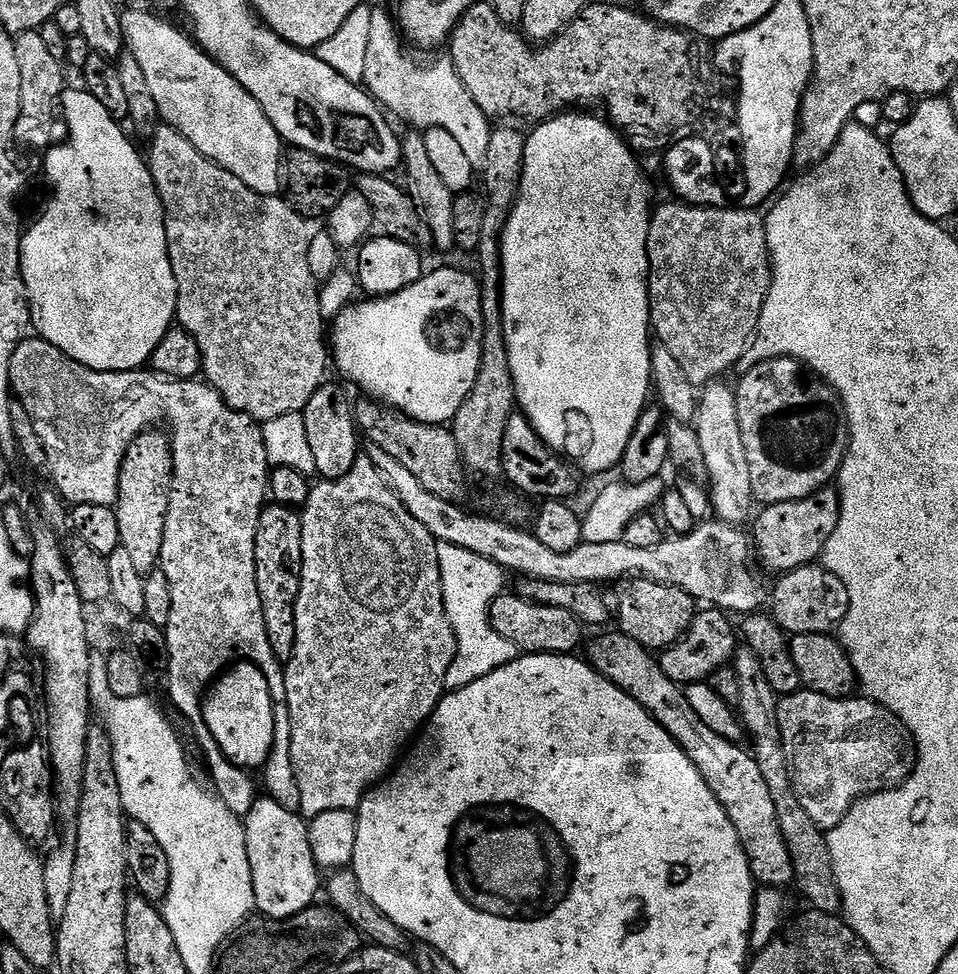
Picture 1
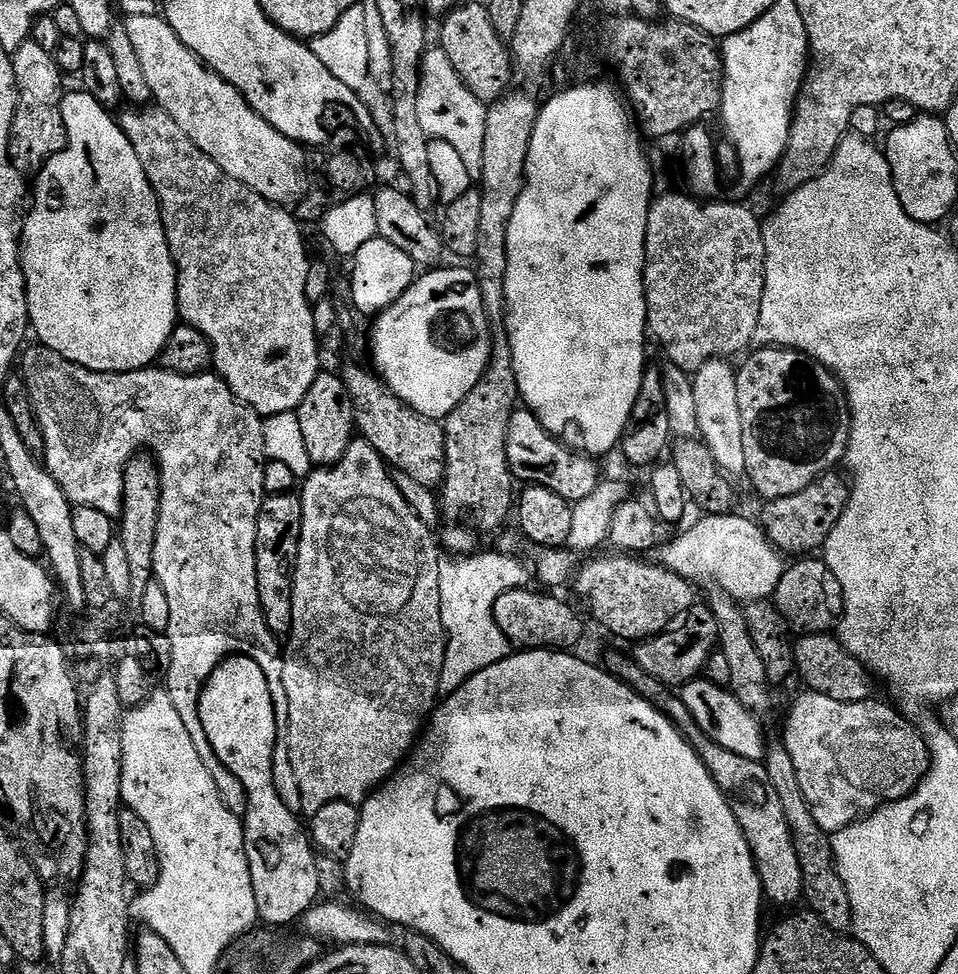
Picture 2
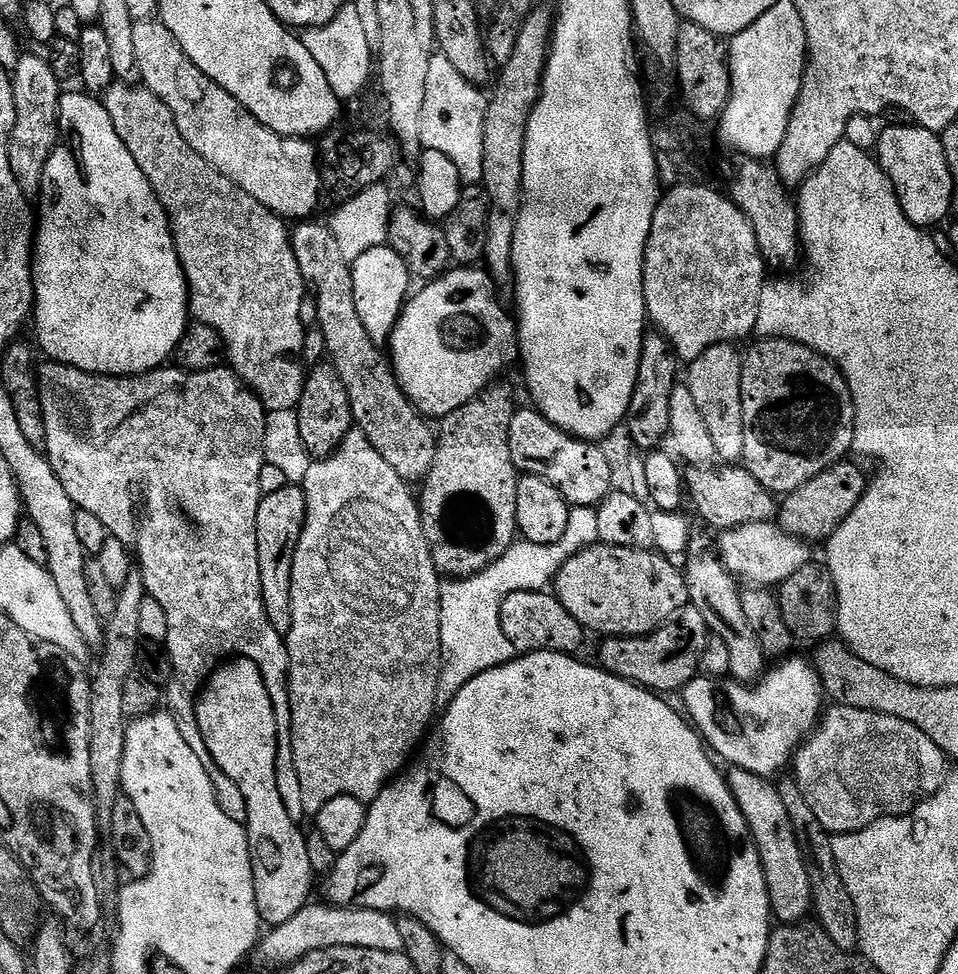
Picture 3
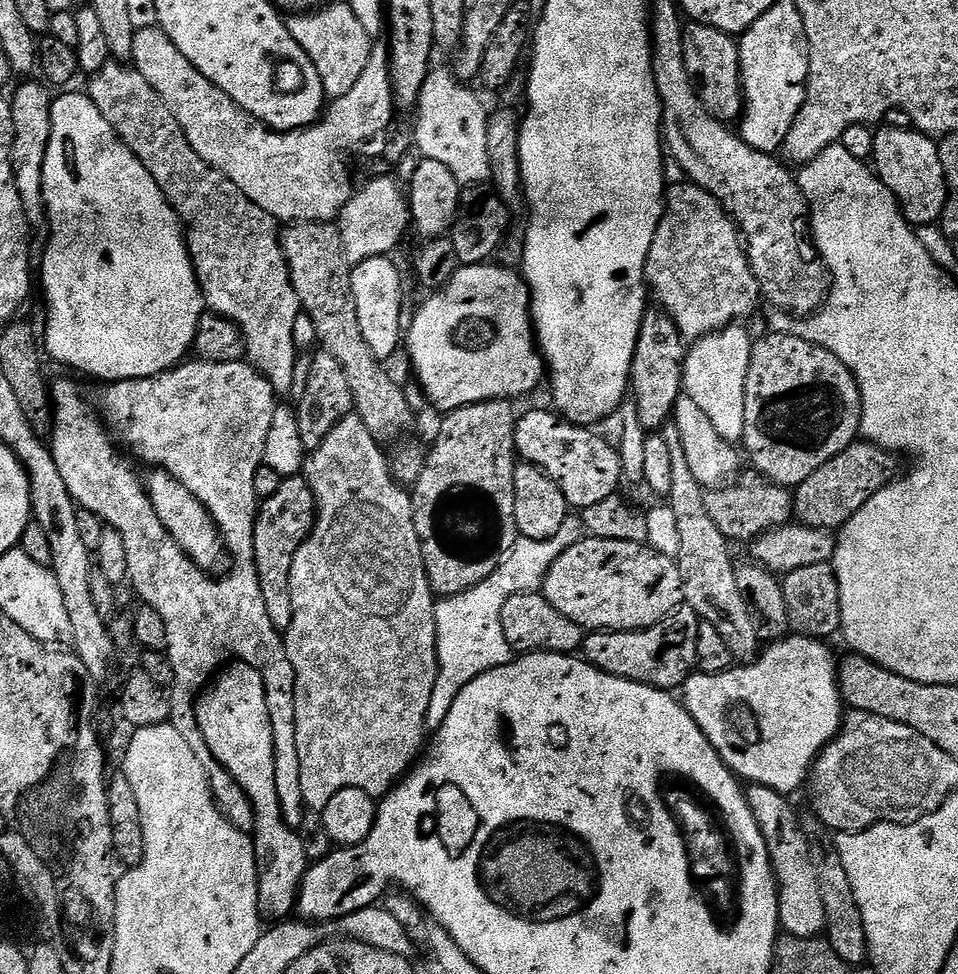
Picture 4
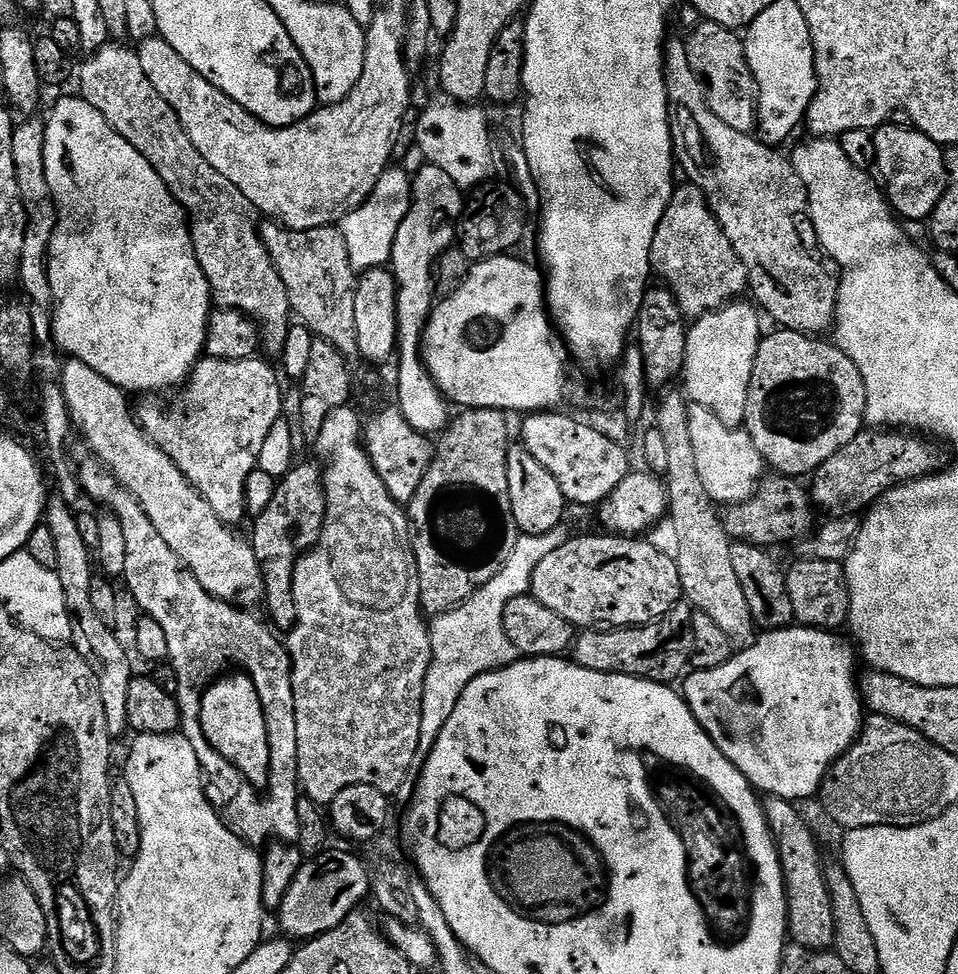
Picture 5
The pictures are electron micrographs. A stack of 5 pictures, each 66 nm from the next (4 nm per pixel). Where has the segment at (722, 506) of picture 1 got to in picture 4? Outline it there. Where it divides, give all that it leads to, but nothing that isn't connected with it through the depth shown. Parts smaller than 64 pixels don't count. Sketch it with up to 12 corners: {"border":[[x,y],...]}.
{"border":[[739,323],[695,341],[683,395],[743,441],[754,336]]}

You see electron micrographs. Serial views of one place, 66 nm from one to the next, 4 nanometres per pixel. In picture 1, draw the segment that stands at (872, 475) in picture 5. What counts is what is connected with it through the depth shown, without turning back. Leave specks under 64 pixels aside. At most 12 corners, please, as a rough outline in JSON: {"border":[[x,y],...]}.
{"border":[[840,493],[761,507],[754,556],[768,572],[815,565],[840,517]]}

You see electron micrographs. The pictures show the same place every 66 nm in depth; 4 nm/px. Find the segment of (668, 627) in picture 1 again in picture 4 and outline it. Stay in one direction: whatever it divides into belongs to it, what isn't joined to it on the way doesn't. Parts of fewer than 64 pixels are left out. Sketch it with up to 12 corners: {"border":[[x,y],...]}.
{"border":[[581,538],[542,594],[585,630],[636,632],[685,603],[648,543]]}

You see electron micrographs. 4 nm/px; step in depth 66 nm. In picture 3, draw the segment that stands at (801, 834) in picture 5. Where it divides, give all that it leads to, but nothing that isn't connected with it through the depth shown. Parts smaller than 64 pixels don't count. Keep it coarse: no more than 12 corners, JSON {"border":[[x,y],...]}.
{"border":[[729,767],[773,917],[807,921],[810,874],[779,787]]}

